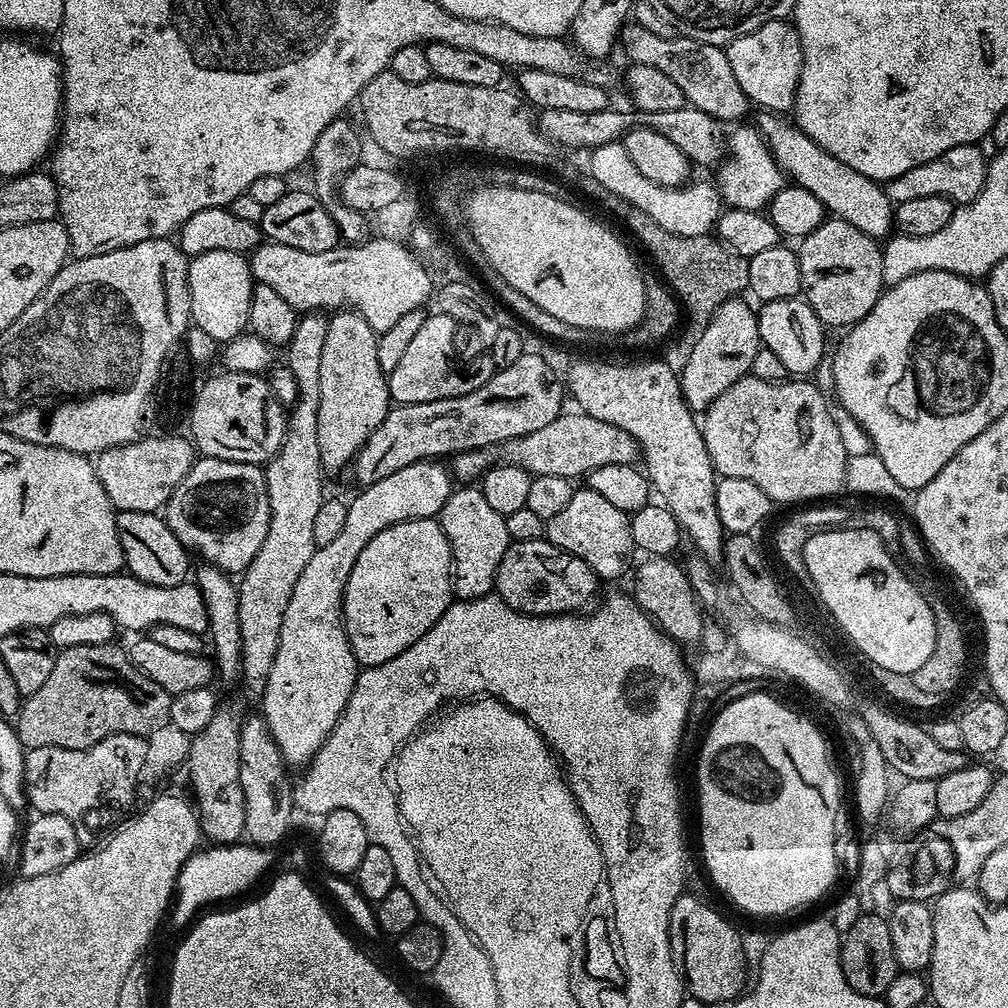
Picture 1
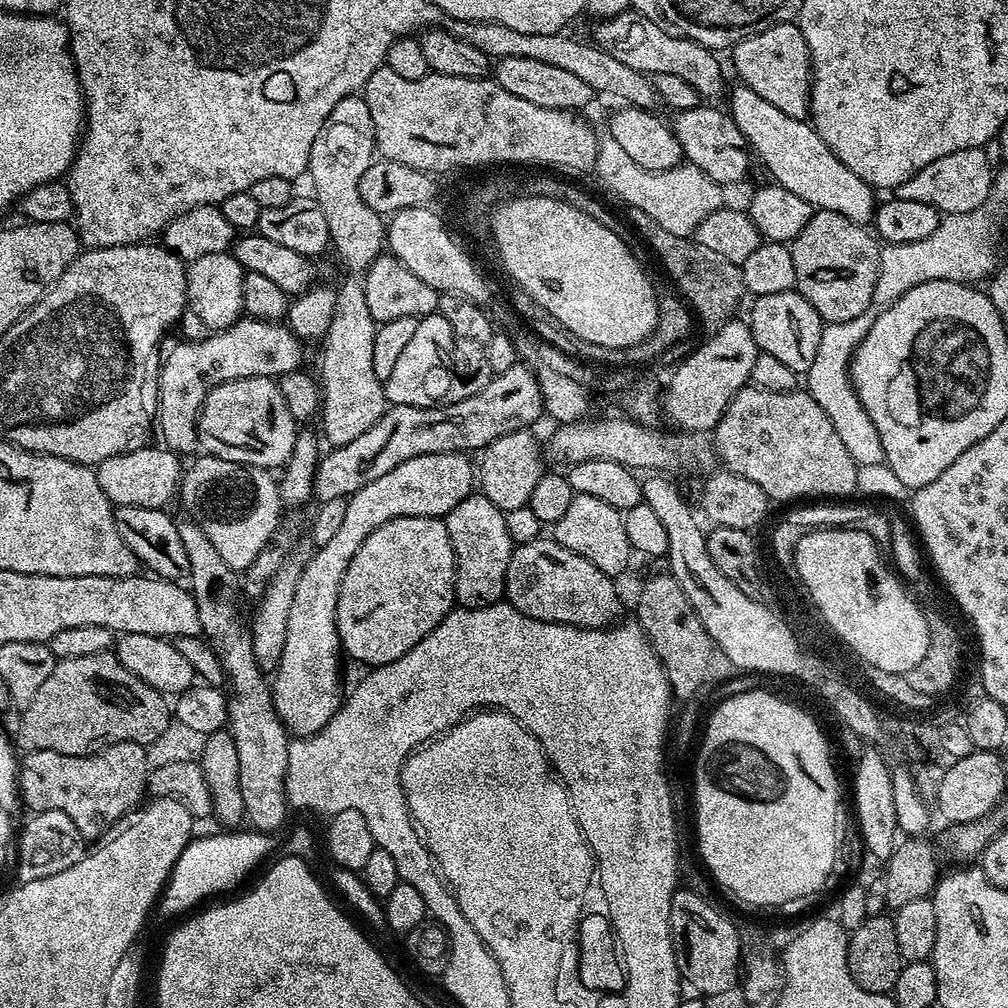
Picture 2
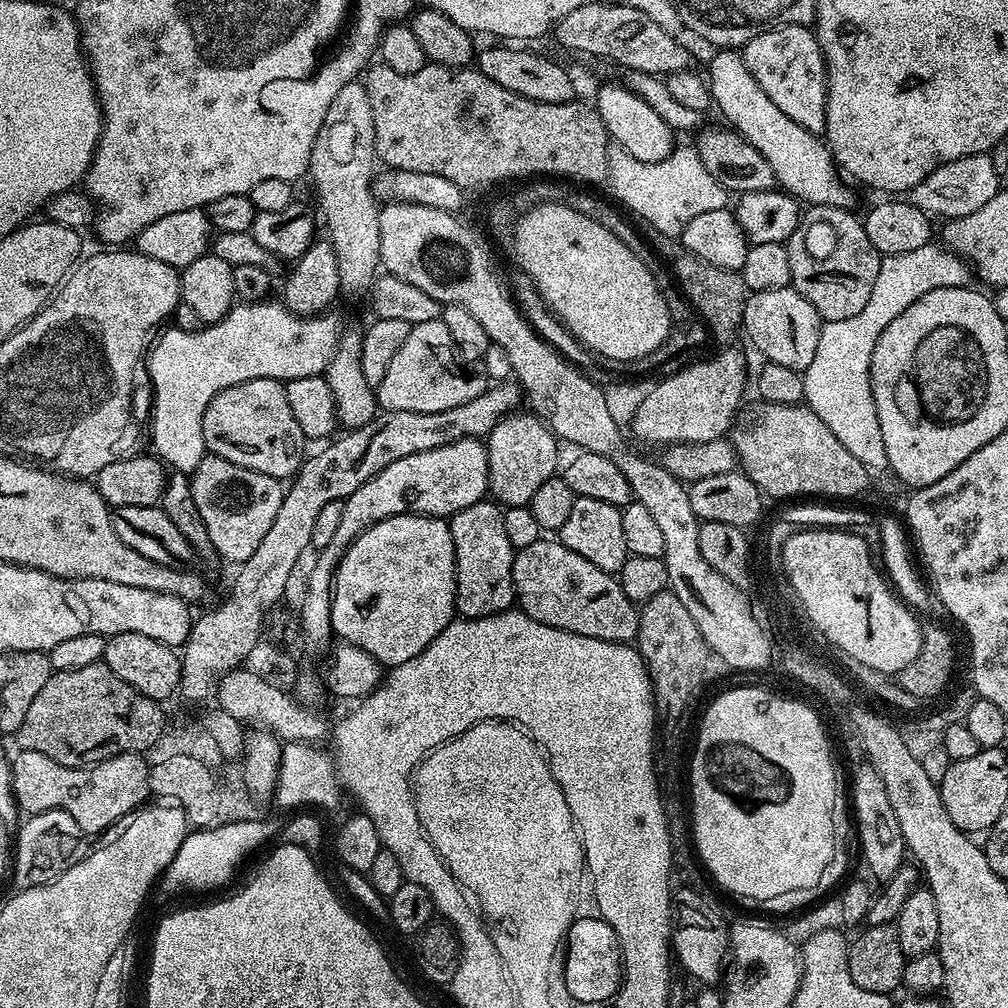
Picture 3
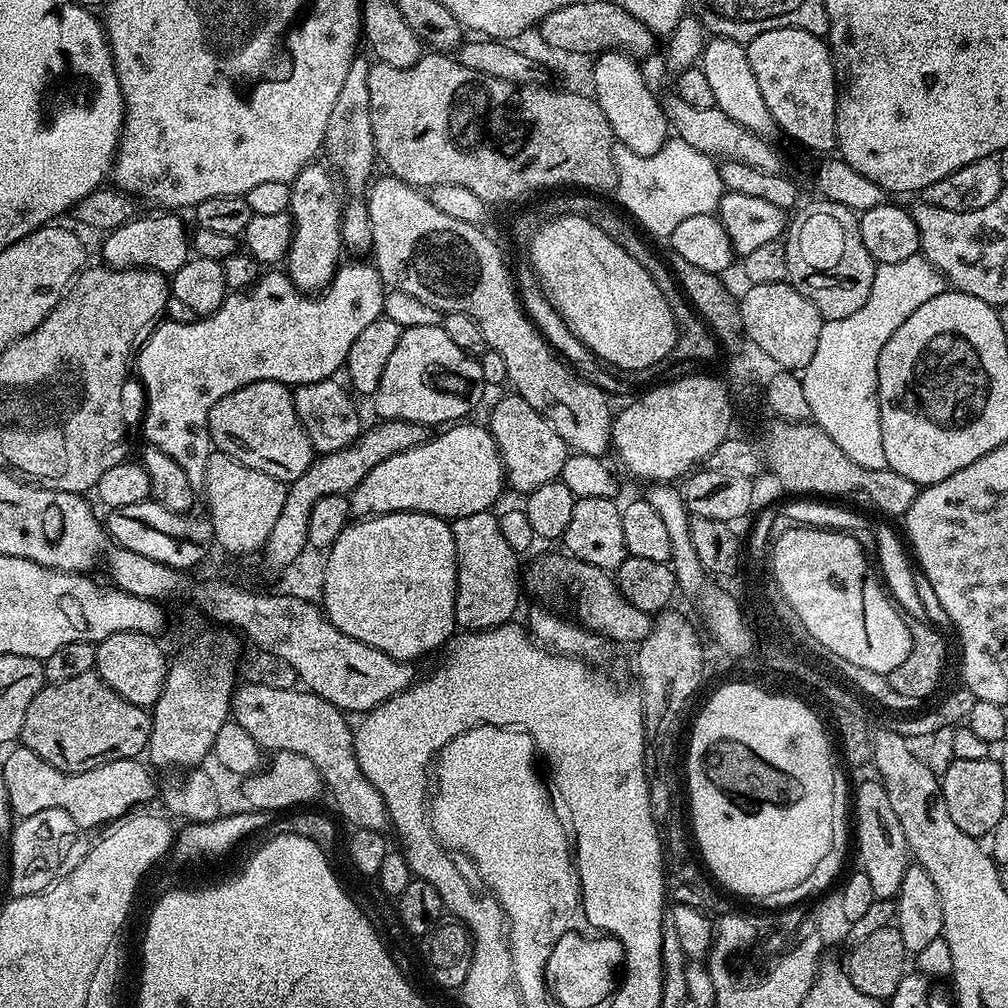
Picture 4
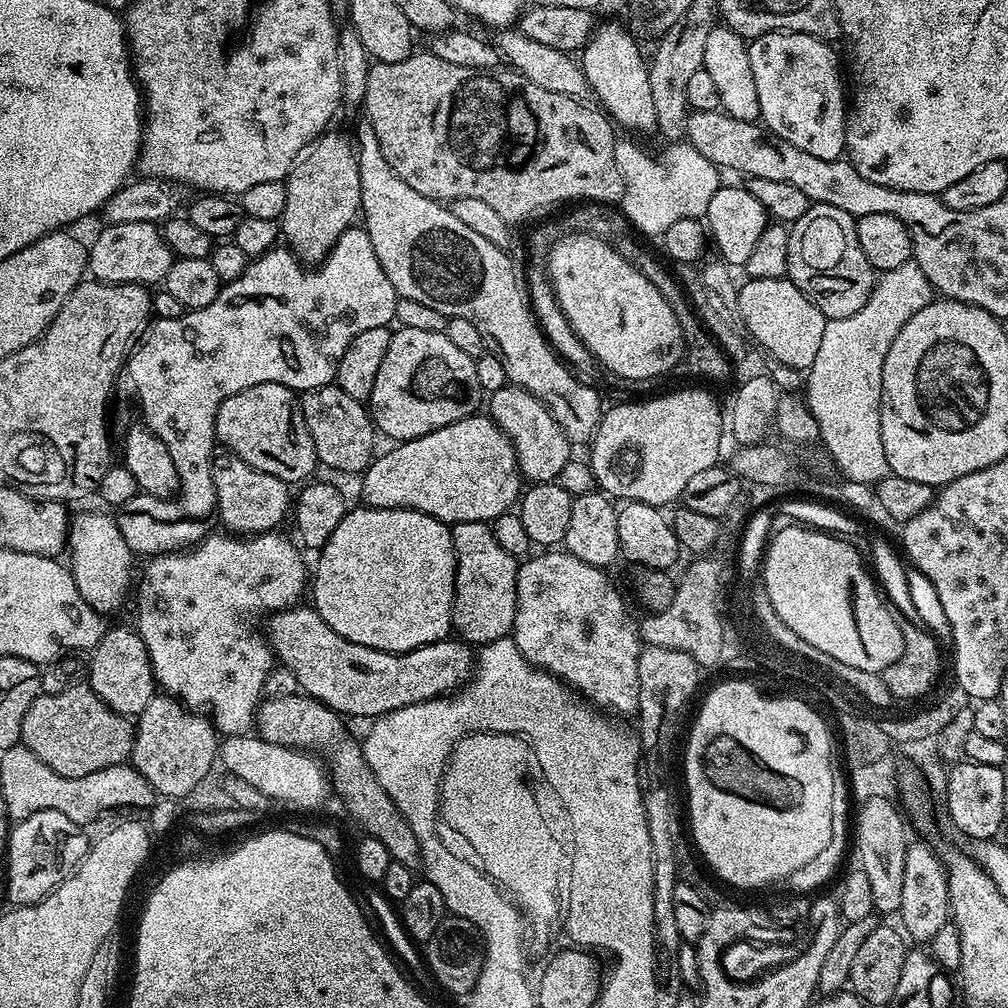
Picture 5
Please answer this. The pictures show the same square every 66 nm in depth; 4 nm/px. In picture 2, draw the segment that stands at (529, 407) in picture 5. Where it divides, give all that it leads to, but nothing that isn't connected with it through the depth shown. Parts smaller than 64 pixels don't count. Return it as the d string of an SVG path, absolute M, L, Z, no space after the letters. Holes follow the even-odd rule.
M528 430L511 432L494 442L487 444L479 453L478 460L478 492L490 498L498 510L509 512L519 508L527 508L530 493L546 471L546 460L542 455L542 444L532 437ZM541 456L541 457L540 457ZM545 464L545 465L544 465Z

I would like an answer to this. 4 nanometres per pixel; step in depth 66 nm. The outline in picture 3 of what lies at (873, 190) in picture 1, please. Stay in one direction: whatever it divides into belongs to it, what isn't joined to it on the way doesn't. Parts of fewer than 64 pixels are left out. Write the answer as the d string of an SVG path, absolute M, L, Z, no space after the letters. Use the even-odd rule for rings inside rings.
M720 50L715 54L717 56L709 62L706 71L715 111L720 111L728 119L725 120L727 127L750 142L750 146L754 146L754 150L758 150L758 154L770 162L777 185L808 206L821 204L851 209L852 192L840 181L841 173L832 159L832 153L828 151L827 143L817 133L798 126L794 118L786 118L786 114L782 114L782 110L770 102L766 90L762 90L762 86L754 82L750 70L746 70L743 55L739 51Z

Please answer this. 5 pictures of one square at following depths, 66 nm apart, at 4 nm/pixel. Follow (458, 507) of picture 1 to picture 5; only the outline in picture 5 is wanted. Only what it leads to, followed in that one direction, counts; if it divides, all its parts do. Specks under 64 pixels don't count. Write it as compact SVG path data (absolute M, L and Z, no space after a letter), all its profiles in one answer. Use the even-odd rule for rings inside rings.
M462 522L451 529L456 551L452 626L455 635L469 646L489 644L509 635L514 626L518 560L498 546L491 523Z

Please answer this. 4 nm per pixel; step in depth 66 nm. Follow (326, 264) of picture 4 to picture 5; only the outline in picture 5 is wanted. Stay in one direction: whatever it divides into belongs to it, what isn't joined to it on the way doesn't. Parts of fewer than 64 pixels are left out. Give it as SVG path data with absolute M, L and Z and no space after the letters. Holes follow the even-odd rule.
M325 131L309 150L297 159L284 180L286 203L280 219L280 232L283 239L285 236L285 243L292 255L308 266L315 266L328 257L328 251L333 248L341 234L353 225L353 219L355 216L357 218L361 209L361 178L355 147L340 133L332 131Z

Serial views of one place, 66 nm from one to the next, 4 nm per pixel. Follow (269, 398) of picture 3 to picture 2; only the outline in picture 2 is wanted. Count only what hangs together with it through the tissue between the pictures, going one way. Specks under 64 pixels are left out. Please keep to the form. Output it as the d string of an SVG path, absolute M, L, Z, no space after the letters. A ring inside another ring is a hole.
M271 376L234 378L214 386L196 417L196 438L207 455L269 470L283 469L294 450L297 431L298 421L286 410L286 398Z

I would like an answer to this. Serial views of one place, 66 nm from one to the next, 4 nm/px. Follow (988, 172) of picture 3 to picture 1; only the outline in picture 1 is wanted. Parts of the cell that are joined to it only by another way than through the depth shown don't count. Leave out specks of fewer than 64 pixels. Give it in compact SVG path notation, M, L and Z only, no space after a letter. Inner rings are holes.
M963 144L954 146L954 150L946 150L946 154L938 154L930 162L922 162L922 166L914 166L914 170L906 170L906 174L898 174L898 178L887 181L883 185L885 194L893 205L907 202L914 198L930 198L944 196L953 205L969 204L982 190L988 173L988 160L980 146Z

